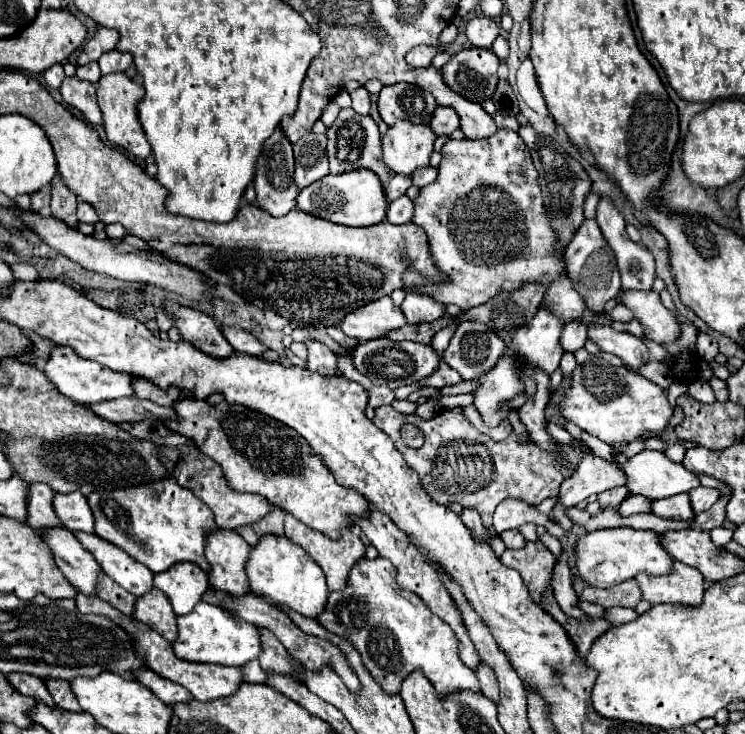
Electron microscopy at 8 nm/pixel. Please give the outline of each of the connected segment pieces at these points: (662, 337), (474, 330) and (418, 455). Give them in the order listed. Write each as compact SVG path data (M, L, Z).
M624 290L622 302L642 322L648 340L656 344L672 344L680 338L680 320L660 302L660 296L654 290Z
M462 322L444 352L444 362L464 380L474 380L494 368L504 348L504 340L484 324Z
M380 406L376 408L374 424L380 426L392 440L396 440L398 450L402 452L406 464L418 474L422 488L436 504L452 504L458 502L464 508L478 510L486 528L492 526L494 508L504 498L520 498L528 504L538 506L544 498L558 496L558 484L570 476L570 472L562 472L562 468L554 468L538 448L530 442L528 446L520 446L520 436L526 436L516 410L510 412L510 424L514 434L504 442L494 442L486 434L478 432L462 414L460 408L440 410L434 418L422 420L420 416L412 414L406 416L408 424L418 426L424 432L424 446L420 450L412 450L406 444L398 442L400 436L394 438L394 408Z

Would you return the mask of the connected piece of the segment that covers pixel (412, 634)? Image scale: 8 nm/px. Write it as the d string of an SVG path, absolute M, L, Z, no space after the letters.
M358 560L348 574L344 590L328 592L328 602L318 614L318 622L332 634L350 638L362 662L390 694L398 694L400 682L414 670L422 670L438 694L458 690L480 690L476 674L458 656L458 638L438 616L434 616L418 596L396 584L390 560Z

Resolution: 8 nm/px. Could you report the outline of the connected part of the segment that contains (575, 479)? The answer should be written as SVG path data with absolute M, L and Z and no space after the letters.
M582 448L580 452L582 458L576 472L560 484L560 504L564 508L576 506L590 494L600 494L608 488L624 486L624 476L614 464L594 456L588 452L588 448Z

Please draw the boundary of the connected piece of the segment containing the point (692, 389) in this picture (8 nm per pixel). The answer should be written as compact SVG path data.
M696 380L696 382L692 382L692 384L688 386L688 396L692 396L694 400L698 400L698 402L702 402L702 404L712 404L712 402L716 402L716 396L714 396L714 392L712 392L712 388L710 388L710 384L708 384L706 380Z

